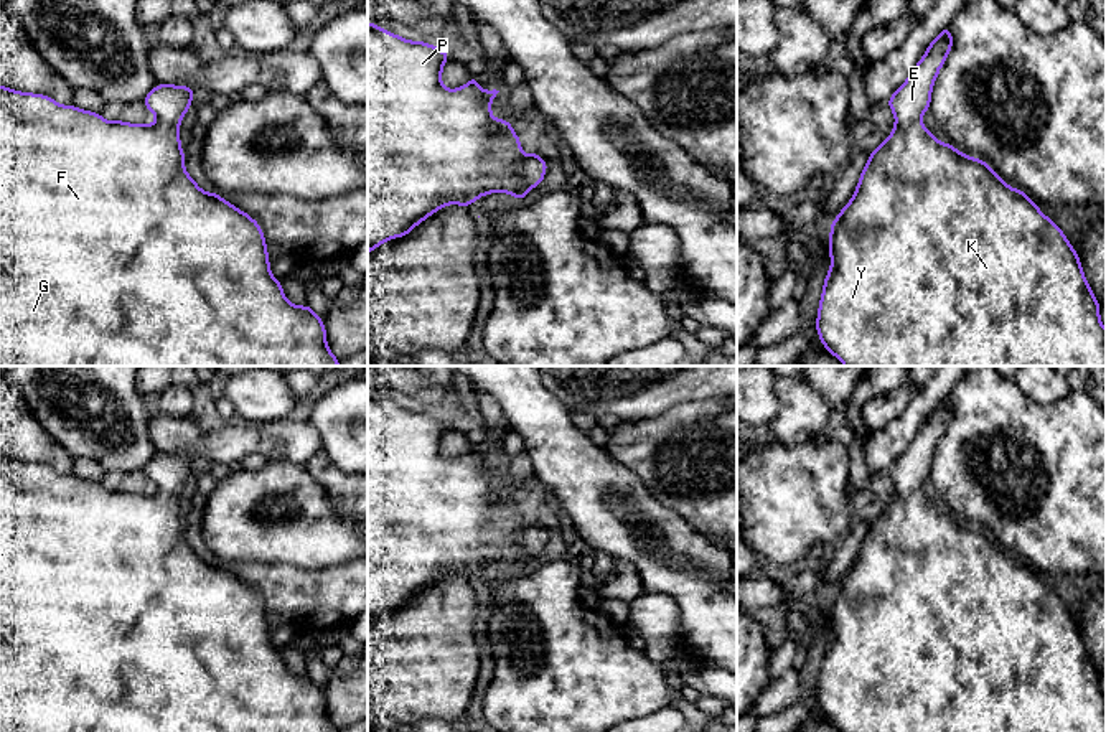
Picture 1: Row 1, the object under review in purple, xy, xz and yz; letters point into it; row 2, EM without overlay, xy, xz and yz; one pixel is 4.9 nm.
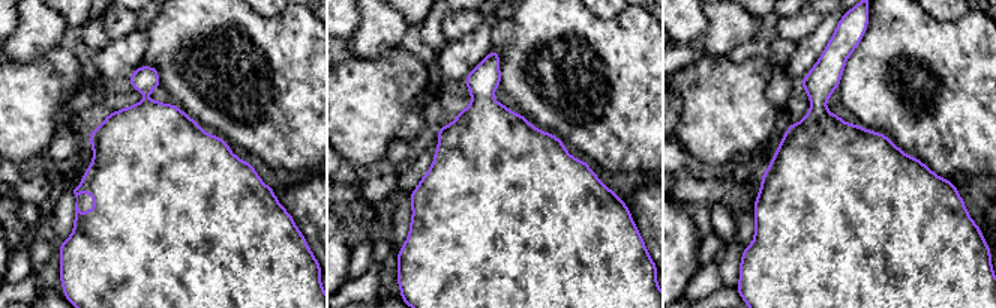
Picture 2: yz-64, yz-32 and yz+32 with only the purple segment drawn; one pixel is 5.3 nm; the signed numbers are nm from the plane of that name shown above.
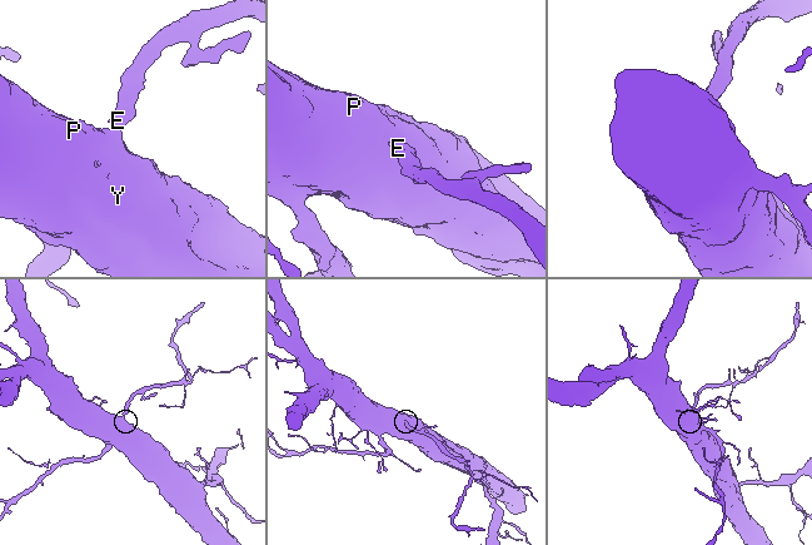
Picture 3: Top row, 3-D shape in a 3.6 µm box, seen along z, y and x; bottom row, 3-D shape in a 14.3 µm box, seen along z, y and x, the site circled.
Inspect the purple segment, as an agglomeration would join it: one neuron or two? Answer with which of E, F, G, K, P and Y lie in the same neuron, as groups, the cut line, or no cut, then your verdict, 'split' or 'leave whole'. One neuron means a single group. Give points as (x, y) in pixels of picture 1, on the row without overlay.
groups E F G K P Y; cut none; leave whole

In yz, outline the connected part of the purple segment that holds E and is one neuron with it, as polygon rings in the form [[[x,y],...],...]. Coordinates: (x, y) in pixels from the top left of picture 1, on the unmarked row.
[[[946,396],[890,465],[895,496],[870,521],[851,570],[829,594],[831,638],[818,678],[818,706],[841,732],[1106,732],[1099,671],[1065,602],[984,529],[941,513],[921,493],[951,417]]]

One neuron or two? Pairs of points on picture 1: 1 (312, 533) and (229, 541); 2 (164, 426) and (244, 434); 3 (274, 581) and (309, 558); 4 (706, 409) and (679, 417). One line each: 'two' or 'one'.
1: one
2: one
3: two
4: one

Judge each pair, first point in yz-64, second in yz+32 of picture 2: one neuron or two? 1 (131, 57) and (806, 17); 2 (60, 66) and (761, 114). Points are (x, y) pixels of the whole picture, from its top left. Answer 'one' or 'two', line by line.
1: two
2: one

